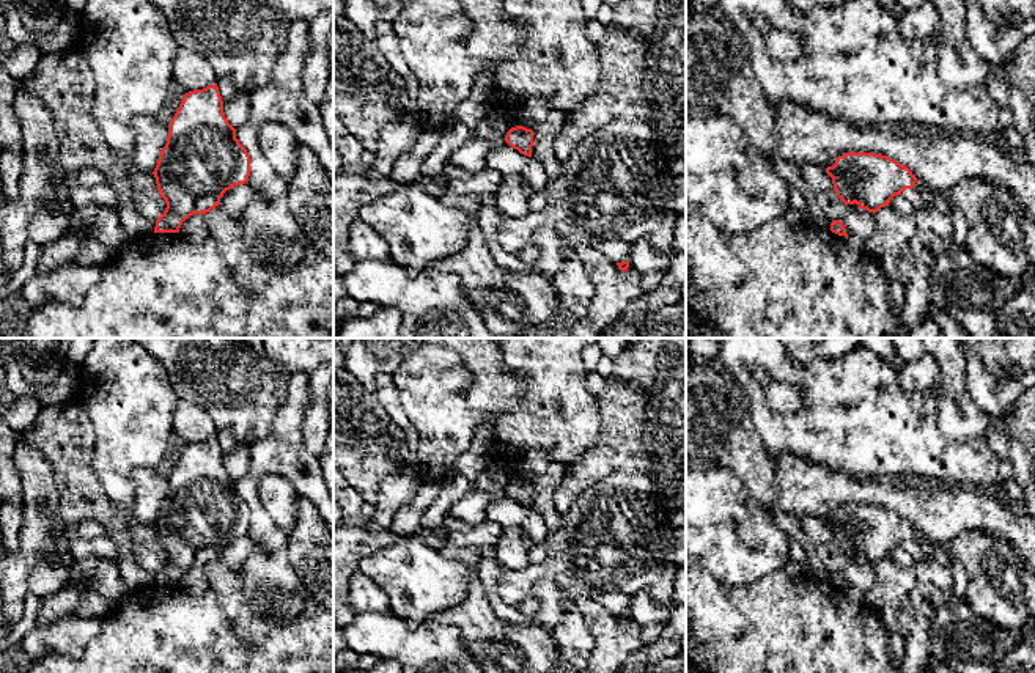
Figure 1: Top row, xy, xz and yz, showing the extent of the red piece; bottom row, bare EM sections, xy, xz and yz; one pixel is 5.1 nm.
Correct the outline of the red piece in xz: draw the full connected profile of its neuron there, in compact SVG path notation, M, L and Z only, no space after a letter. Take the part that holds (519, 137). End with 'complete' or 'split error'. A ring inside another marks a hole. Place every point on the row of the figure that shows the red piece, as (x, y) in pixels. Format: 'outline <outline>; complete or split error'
outline M524 126L511 127L505 138L511 148L518 149L521 154L532 157L533 146L533 131Z; complete

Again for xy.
outline M217 83L184 94L168 124L167 143L153 175L167 203L164 214L156 220L154 233L179 233L186 219L193 214L204 215L219 206L227 190L249 181L250 156L236 138L236 129L225 118Z; complete

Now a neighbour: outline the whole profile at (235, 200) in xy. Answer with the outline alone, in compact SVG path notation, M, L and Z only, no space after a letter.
M239 184L231 187L220 198L219 206L230 215L239 215L255 198L255 190L250 184Z

